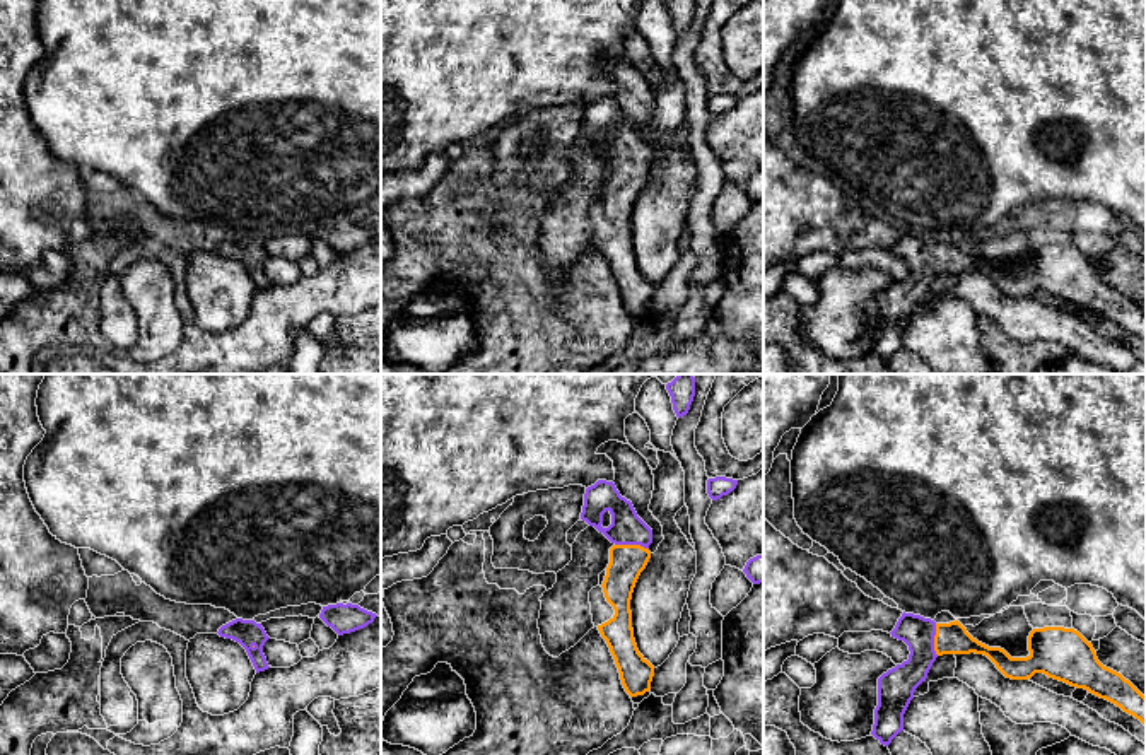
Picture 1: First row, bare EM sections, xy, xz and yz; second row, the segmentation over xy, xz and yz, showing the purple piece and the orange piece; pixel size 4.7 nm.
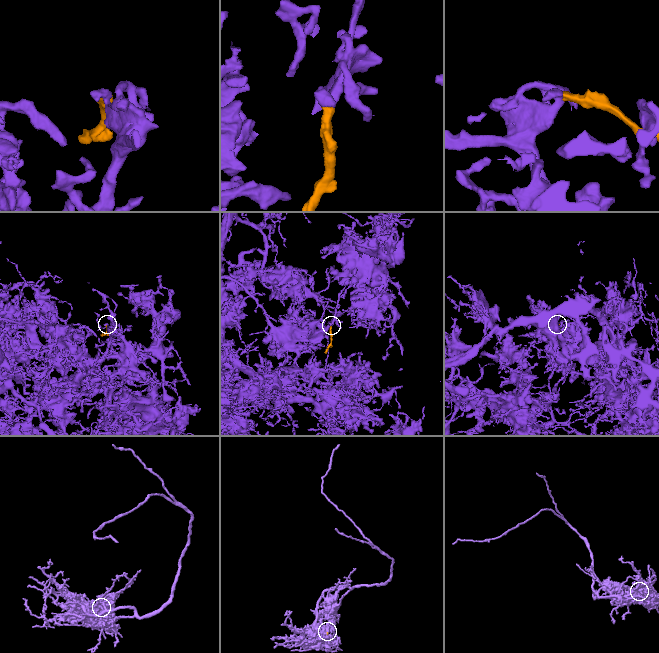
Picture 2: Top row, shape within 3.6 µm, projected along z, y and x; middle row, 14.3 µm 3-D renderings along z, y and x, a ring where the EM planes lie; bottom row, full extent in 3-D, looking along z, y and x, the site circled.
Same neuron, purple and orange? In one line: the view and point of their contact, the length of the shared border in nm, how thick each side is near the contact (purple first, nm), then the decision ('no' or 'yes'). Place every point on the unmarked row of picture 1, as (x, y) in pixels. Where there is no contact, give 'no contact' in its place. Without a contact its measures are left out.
meets purple in xz at (632, 161); contact 160 nm long; 160 nm thick on the purple side, 160 nm on the other; yes

